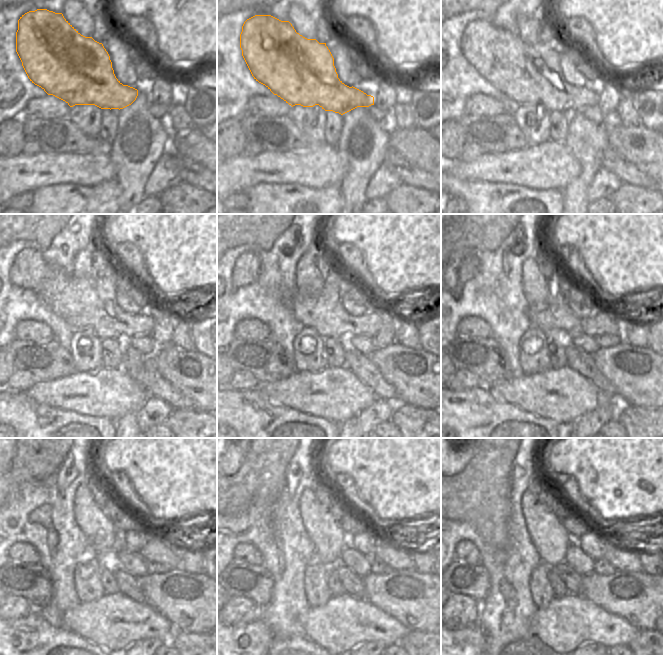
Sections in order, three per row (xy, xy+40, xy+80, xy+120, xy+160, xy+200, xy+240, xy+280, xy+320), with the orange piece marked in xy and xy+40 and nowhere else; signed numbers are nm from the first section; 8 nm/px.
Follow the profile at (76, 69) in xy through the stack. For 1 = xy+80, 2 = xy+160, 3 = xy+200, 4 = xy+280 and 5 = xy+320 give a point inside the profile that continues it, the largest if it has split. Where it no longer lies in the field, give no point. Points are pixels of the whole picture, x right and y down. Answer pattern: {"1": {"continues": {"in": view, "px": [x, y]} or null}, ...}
{"1": {"continues": {"in": "xy+80", "px": [527, 74]}}, "2": {"continues": {"in": "xy+160", "px": [324, 312]}}, "3": {"continues": {"in": "xy+200", "px": [557, 316]}}, "4": {"continues": {"in": "xy+280", "px": [397, 558]}}, "5": {"continues": {"in": "xy+320", "px": [622, 559]}}}

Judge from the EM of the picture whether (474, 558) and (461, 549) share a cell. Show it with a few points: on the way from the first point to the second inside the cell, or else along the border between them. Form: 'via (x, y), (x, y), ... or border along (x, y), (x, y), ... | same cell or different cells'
via (471, 555), (464, 551) | same cell

